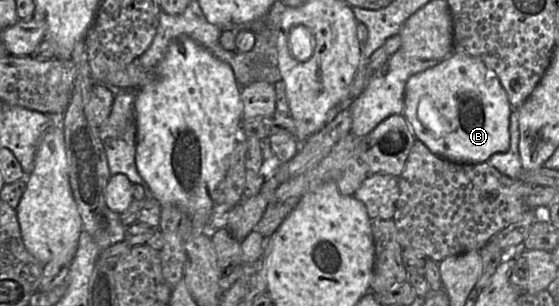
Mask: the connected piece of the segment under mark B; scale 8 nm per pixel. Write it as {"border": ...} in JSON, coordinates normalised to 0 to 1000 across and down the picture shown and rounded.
{"border":[[[809,170],[780,216],[735,248],[725,281],[721,376],[746,458],[757,464],[767,490],[782,510],[814,533],[862,533],[869,529],[884,500],[903,500],[912,480],[912,376],[918,353],[911,337],[907,304],[889,245],[859,193],[825,173]]]}

